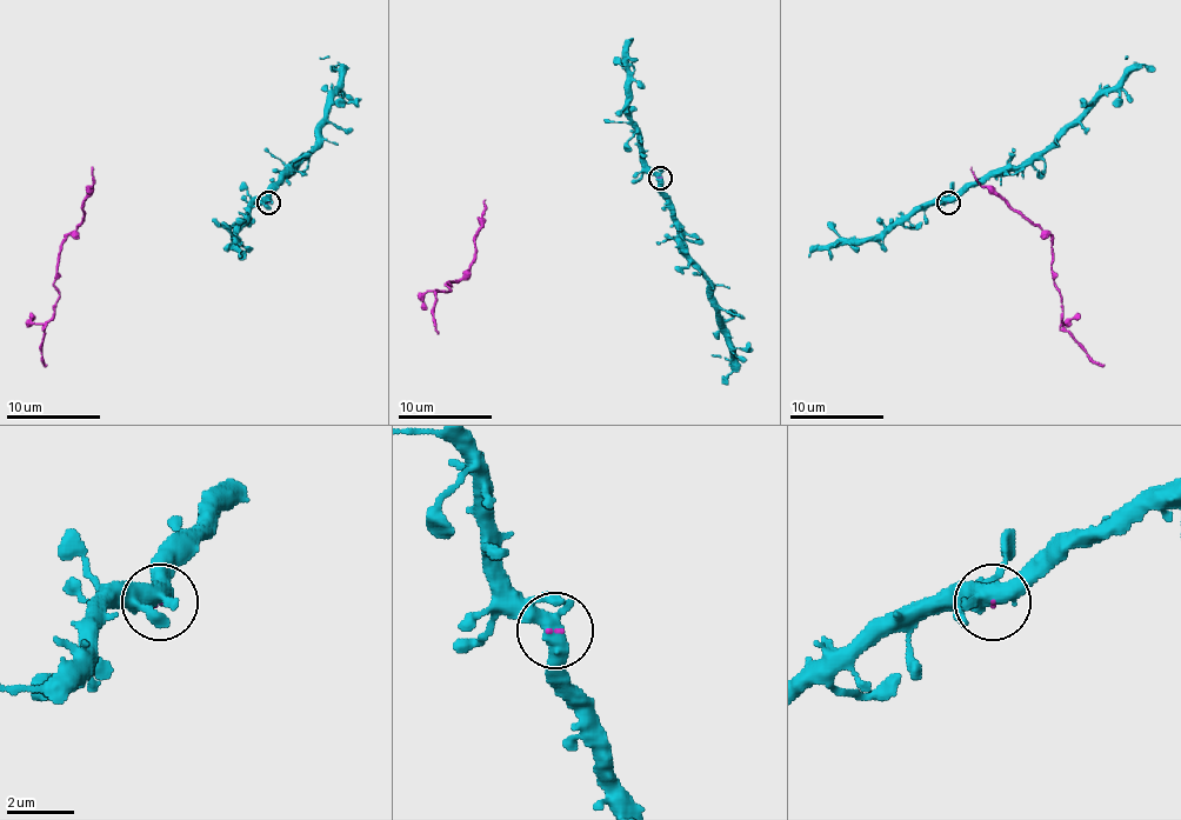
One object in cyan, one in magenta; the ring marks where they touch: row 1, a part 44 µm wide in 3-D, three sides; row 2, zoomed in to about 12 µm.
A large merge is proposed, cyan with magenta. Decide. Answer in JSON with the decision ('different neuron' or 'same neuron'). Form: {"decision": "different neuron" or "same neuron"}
{"decision": "same neuron"}

